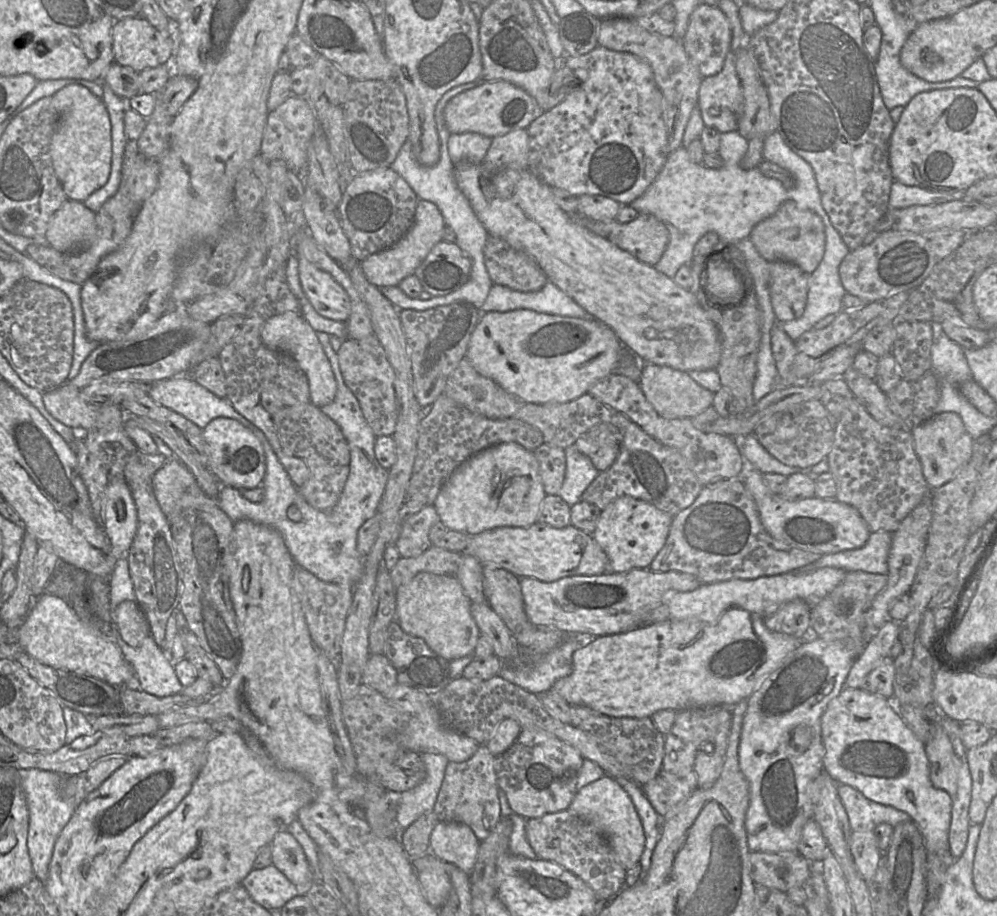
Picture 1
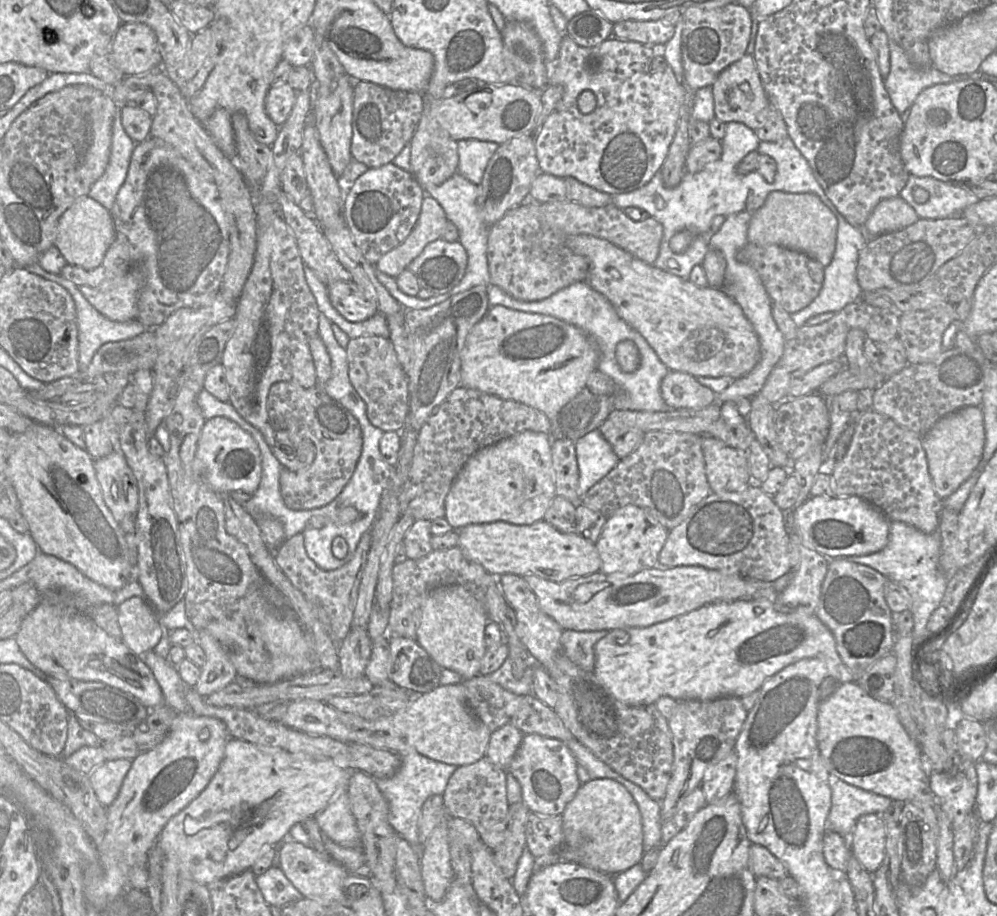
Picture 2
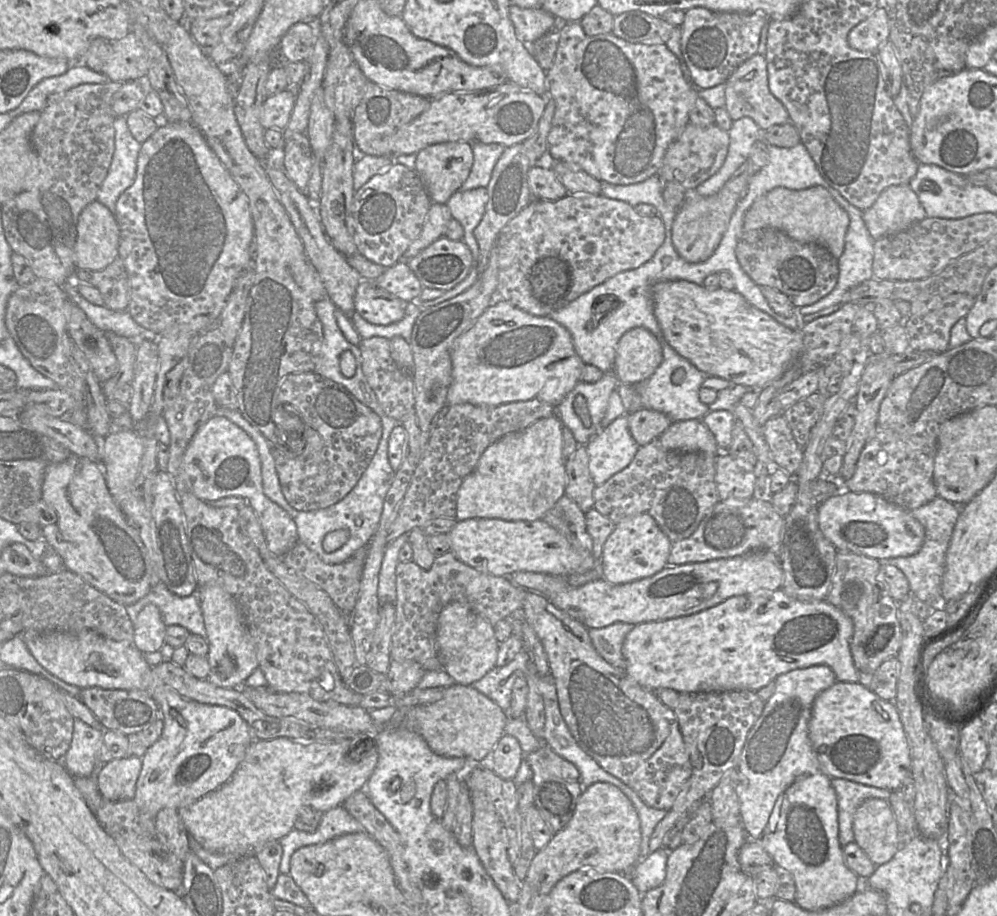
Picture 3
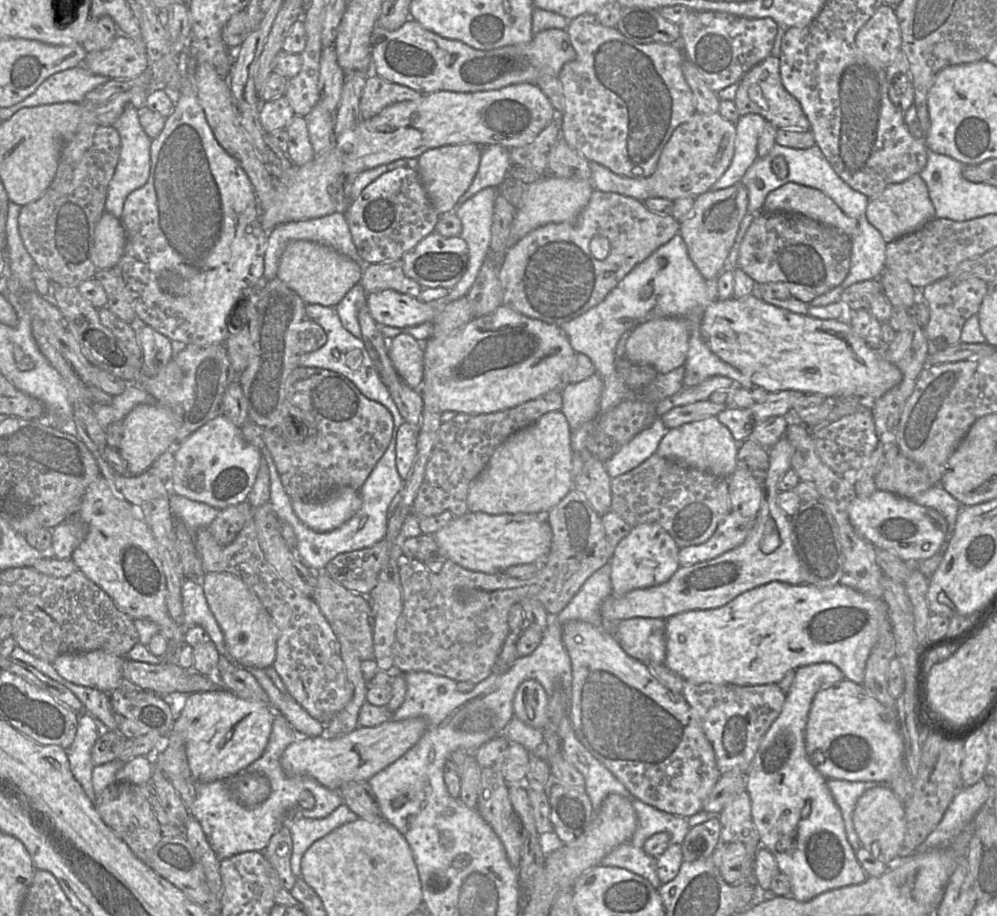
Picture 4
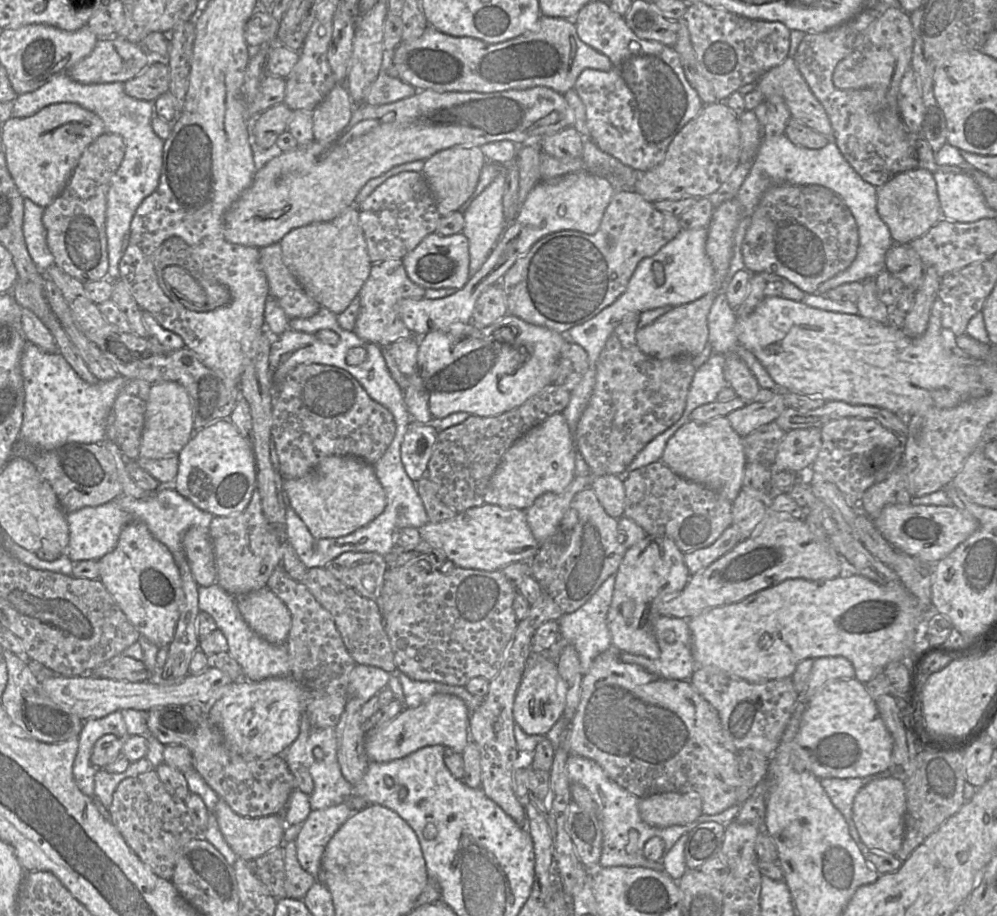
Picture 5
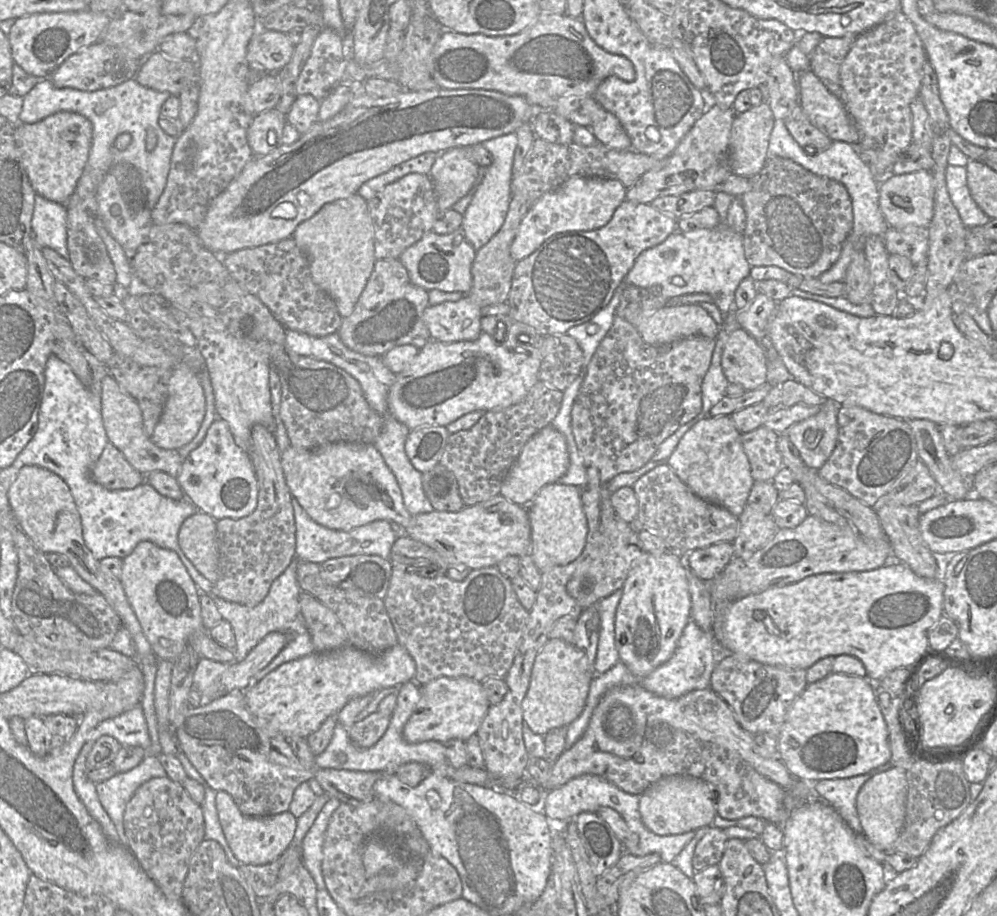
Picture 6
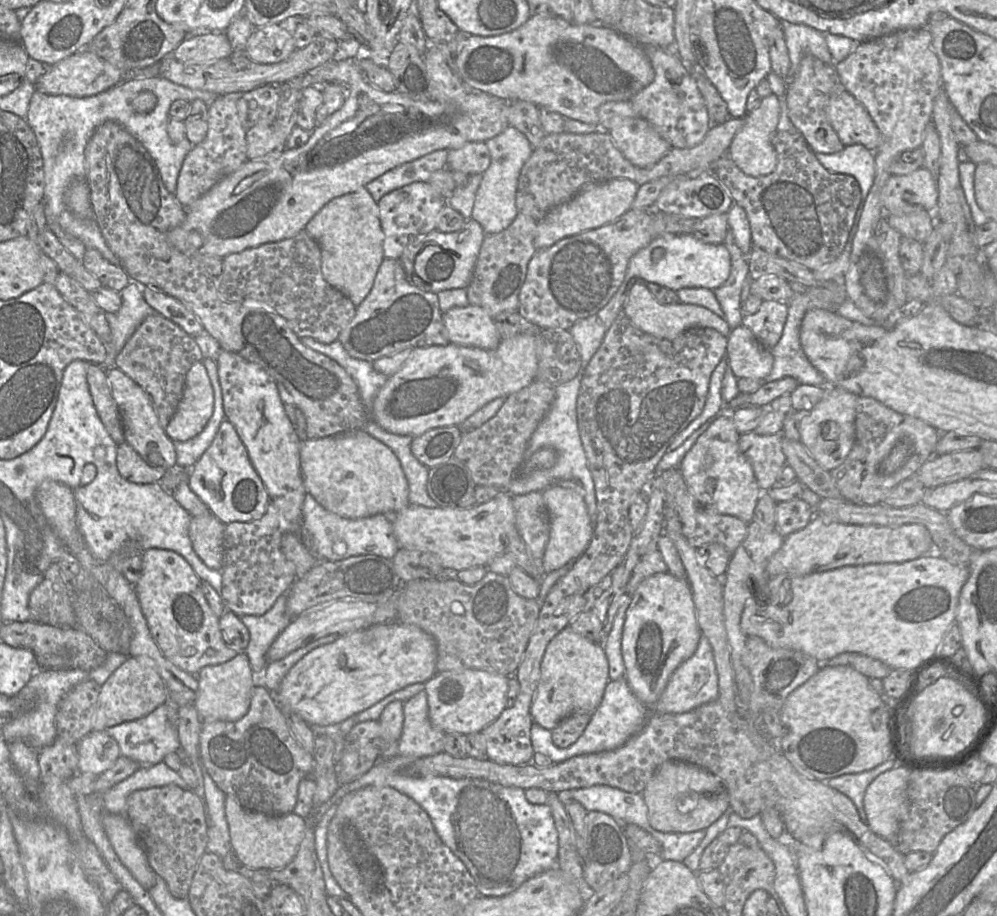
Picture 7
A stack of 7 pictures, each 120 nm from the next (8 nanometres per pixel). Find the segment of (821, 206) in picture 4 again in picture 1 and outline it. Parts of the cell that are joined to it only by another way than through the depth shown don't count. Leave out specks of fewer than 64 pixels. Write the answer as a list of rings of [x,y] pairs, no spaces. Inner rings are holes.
[[[793,200],[785,201],[775,214],[757,223],[750,239],[767,261],[786,261],[811,274],[819,266],[825,252],[825,227],[822,219],[810,210],[800,210]]]

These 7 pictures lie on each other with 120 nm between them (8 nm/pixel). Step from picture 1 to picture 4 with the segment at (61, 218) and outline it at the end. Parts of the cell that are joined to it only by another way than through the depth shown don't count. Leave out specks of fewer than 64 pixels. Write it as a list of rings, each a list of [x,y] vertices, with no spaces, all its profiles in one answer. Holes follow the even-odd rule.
[[[104,212],[96,224],[93,262],[100,270],[116,267],[125,247],[126,232],[121,220]]]

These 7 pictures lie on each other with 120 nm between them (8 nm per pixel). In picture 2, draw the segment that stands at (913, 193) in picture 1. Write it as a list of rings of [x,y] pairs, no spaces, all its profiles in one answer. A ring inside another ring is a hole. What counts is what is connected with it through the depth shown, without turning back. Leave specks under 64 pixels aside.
[[[910,175],[899,195],[917,213],[919,218],[945,219],[956,217],[978,199],[969,189],[944,182],[930,176],[918,177]],[[913,188],[925,189],[929,197],[926,202],[918,203],[913,198]]]

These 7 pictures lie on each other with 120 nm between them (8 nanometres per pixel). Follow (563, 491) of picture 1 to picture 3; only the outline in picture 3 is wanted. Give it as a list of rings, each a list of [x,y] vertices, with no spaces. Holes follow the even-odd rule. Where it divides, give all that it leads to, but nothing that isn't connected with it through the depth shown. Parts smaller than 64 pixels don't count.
[[[625,413],[596,433],[586,444],[589,471],[596,486],[626,468],[641,446],[632,437]]]

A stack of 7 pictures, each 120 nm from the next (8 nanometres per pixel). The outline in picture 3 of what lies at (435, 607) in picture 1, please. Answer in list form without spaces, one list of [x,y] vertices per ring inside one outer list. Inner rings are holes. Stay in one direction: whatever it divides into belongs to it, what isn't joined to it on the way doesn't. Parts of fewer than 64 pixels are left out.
[[[451,602],[440,612],[437,622],[436,648],[442,670],[454,680],[454,684],[471,685],[480,680],[489,671],[496,668],[499,643],[495,638],[494,629],[490,623],[461,602]]]

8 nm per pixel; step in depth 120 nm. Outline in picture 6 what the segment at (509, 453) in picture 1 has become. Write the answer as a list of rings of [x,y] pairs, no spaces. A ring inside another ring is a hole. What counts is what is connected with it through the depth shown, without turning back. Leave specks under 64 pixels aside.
[[[548,425],[538,431],[524,445],[507,473],[499,495],[513,503],[527,506],[542,487],[558,482],[568,467],[569,454],[565,437],[552,425]]]

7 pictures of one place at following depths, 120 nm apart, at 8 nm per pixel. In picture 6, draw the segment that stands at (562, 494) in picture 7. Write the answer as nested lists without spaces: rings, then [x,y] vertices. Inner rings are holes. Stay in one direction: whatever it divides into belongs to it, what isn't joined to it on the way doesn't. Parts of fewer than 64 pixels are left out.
[[[558,482],[545,485],[527,507],[530,532],[530,555],[540,572],[554,566],[563,566],[575,561],[583,552],[588,524],[581,502],[582,489]]]

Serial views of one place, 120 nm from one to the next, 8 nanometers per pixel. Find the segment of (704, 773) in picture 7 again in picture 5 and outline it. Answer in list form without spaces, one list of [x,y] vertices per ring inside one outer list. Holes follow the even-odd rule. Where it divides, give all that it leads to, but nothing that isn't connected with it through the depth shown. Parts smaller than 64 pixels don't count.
[[[667,792],[640,799],[638,808],[645,823],[666,828],[697,820],[702,815],[702,800],[696,792]]]

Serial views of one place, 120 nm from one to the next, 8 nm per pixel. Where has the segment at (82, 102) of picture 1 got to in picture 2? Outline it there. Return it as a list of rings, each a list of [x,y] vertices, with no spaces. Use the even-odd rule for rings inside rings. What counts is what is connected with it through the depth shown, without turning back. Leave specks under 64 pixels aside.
[[[73,84],[90,104],[91,133],[89,145],[83,155],[80,176],[83,182],[93,184],[104,173],[111,152],[112,125],[116,103],[102,91],[84,84]]]

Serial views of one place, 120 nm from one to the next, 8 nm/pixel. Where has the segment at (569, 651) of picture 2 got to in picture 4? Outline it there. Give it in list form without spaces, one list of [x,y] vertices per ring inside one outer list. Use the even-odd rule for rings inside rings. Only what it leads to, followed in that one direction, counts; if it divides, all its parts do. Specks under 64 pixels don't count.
[[[631,618],[620,621],[609,632],[624,652],[647,665],[664,664],[666,658],[666,622],[657,618]]]

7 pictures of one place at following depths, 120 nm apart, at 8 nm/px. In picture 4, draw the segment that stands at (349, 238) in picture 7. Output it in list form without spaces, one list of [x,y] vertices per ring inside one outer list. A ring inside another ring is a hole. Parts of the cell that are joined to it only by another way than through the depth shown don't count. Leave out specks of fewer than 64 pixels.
[[[296,240],[285,248],[277,277],[294,290],[306,304],[336,307],[362,278],[363,266],[334,249],[307,240]]]

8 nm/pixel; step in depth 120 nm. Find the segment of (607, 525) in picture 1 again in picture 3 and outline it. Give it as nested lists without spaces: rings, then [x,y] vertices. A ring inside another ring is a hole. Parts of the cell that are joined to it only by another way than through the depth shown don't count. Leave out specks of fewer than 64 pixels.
[[[644,513],[628,516],[615,525],[603,546],[600,558],[602,577],[615,585],[651,577],[668,565],[671,547],[672,542],[653,517]]]

